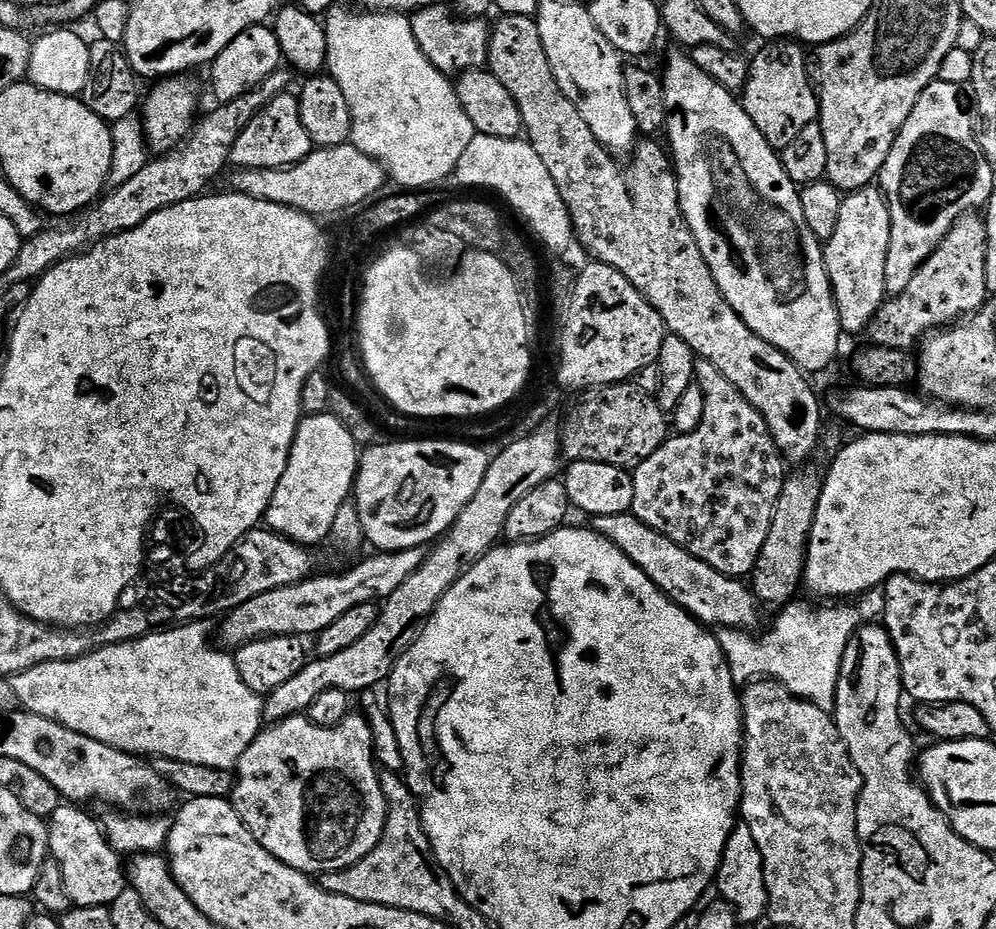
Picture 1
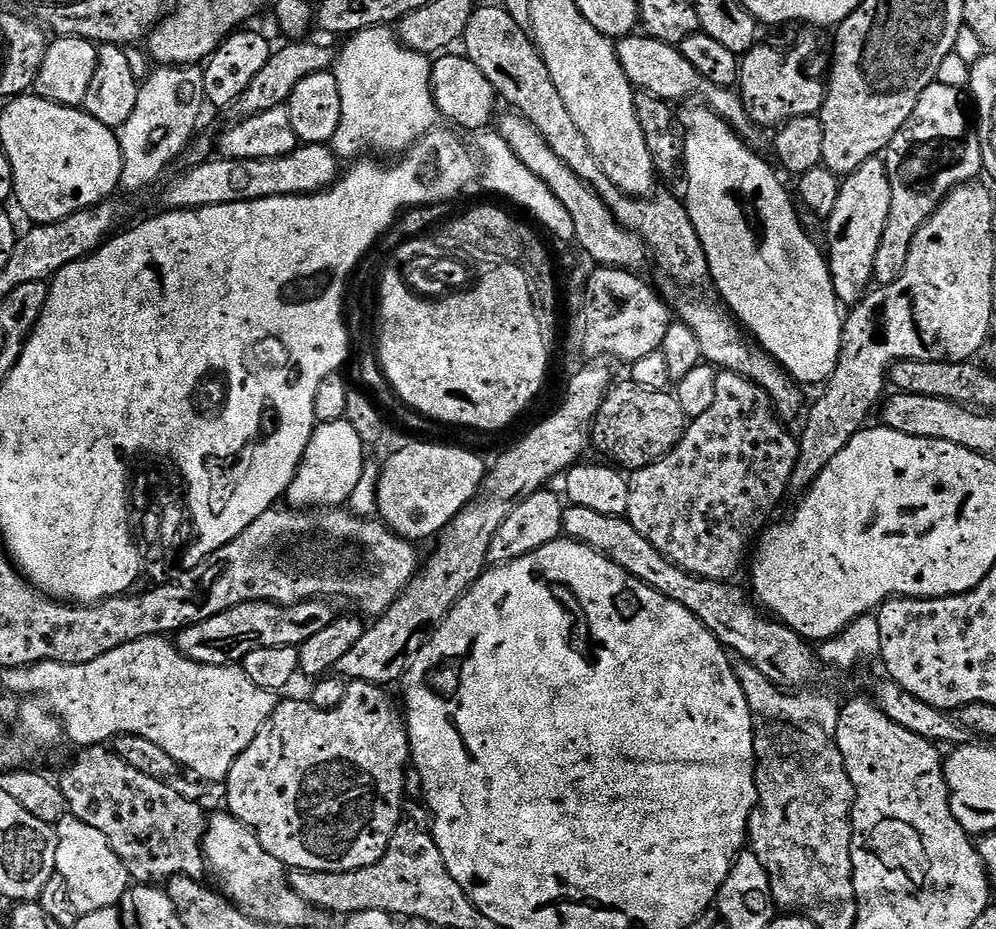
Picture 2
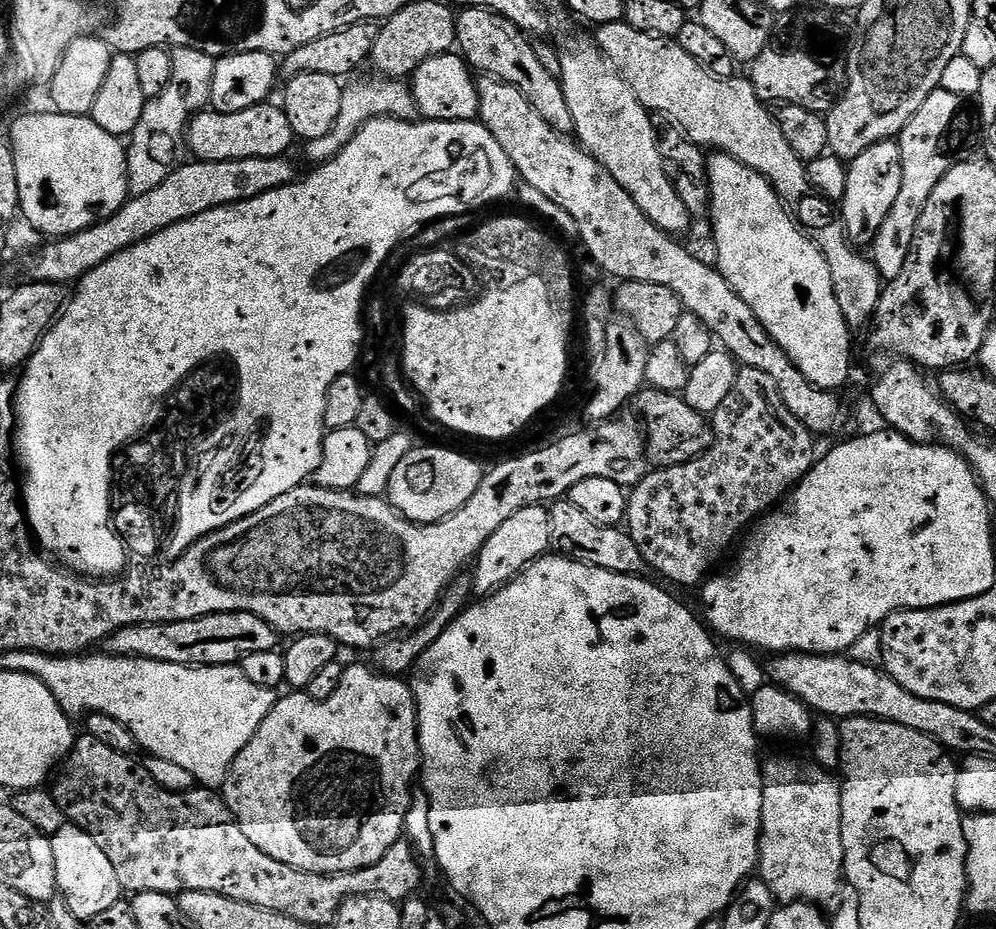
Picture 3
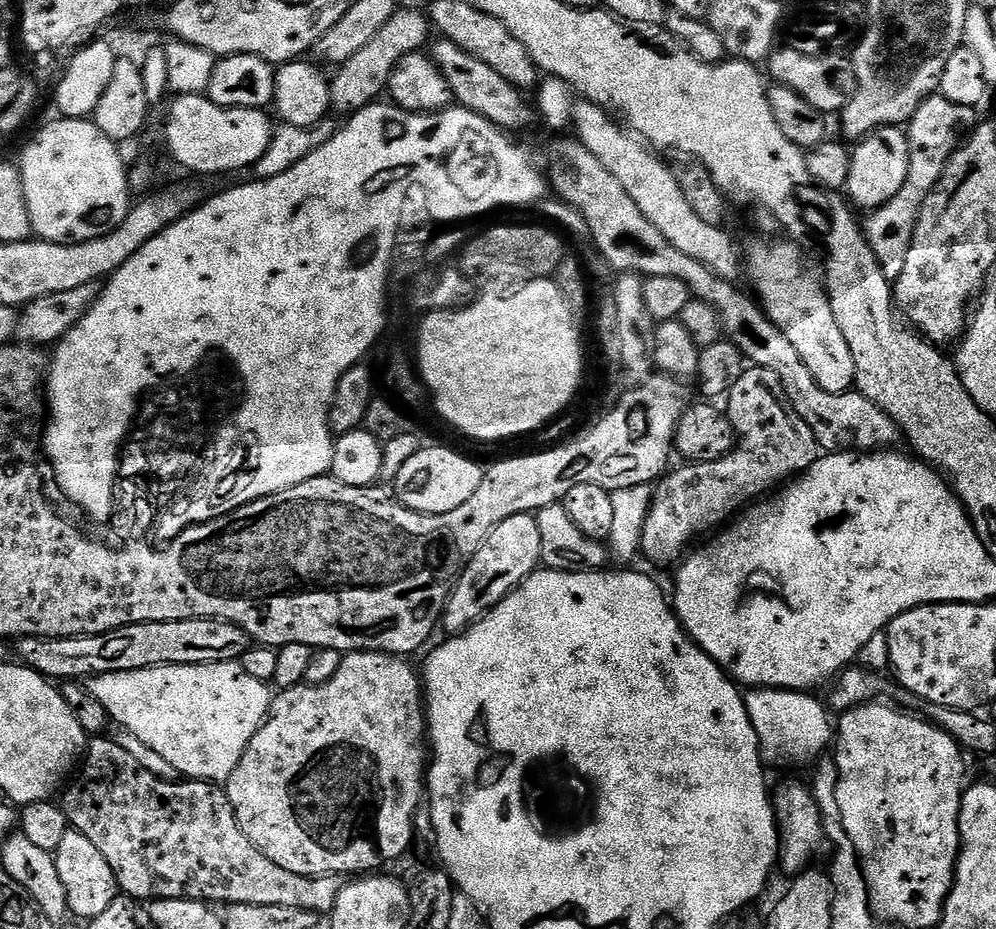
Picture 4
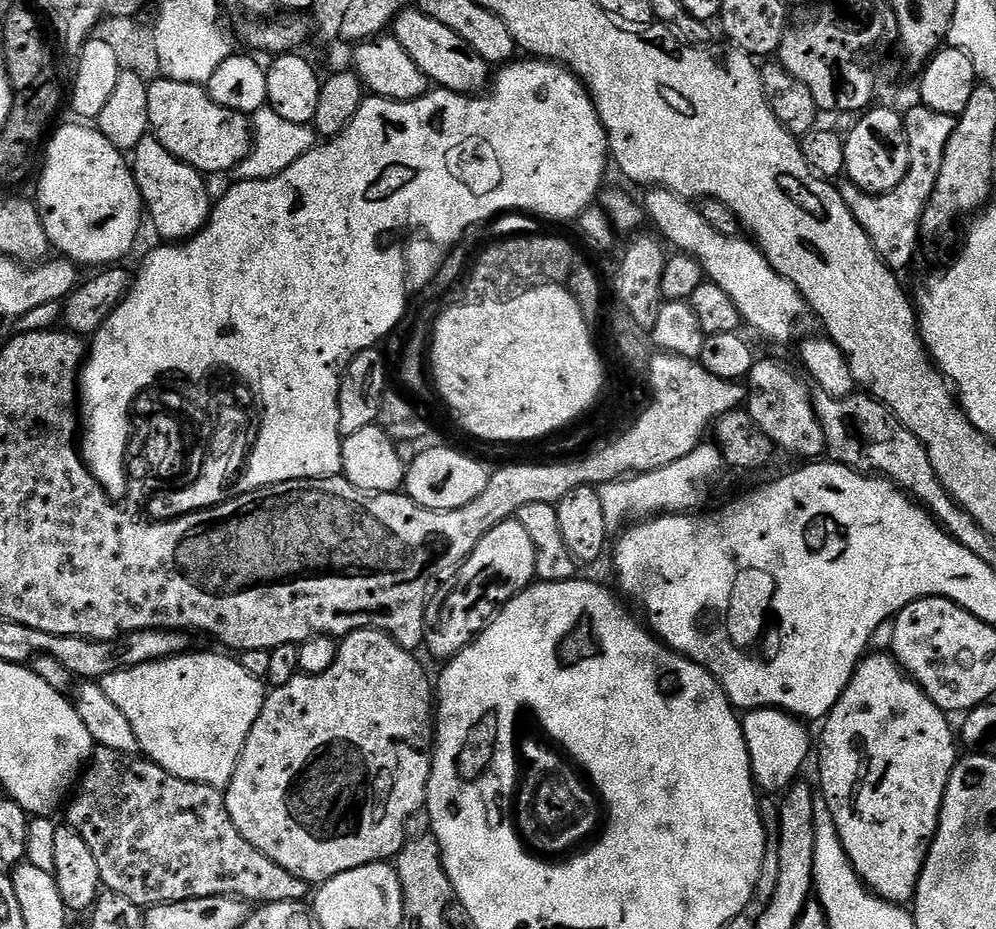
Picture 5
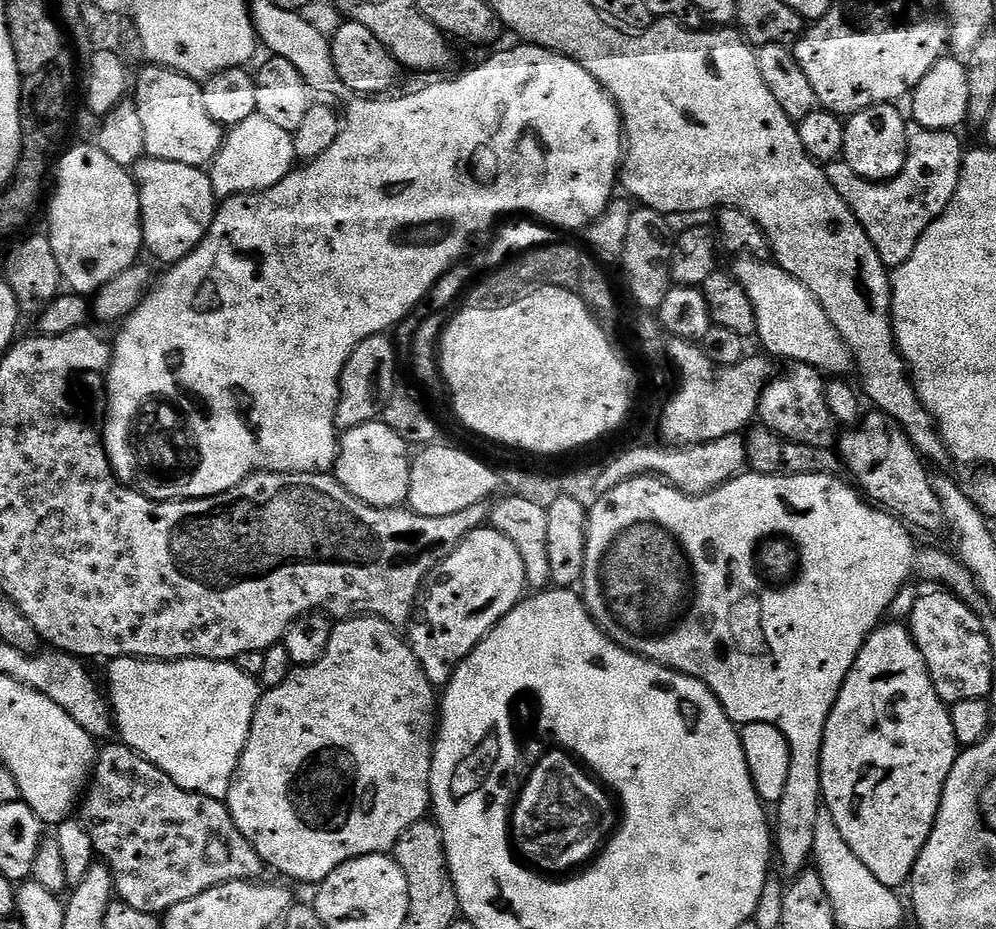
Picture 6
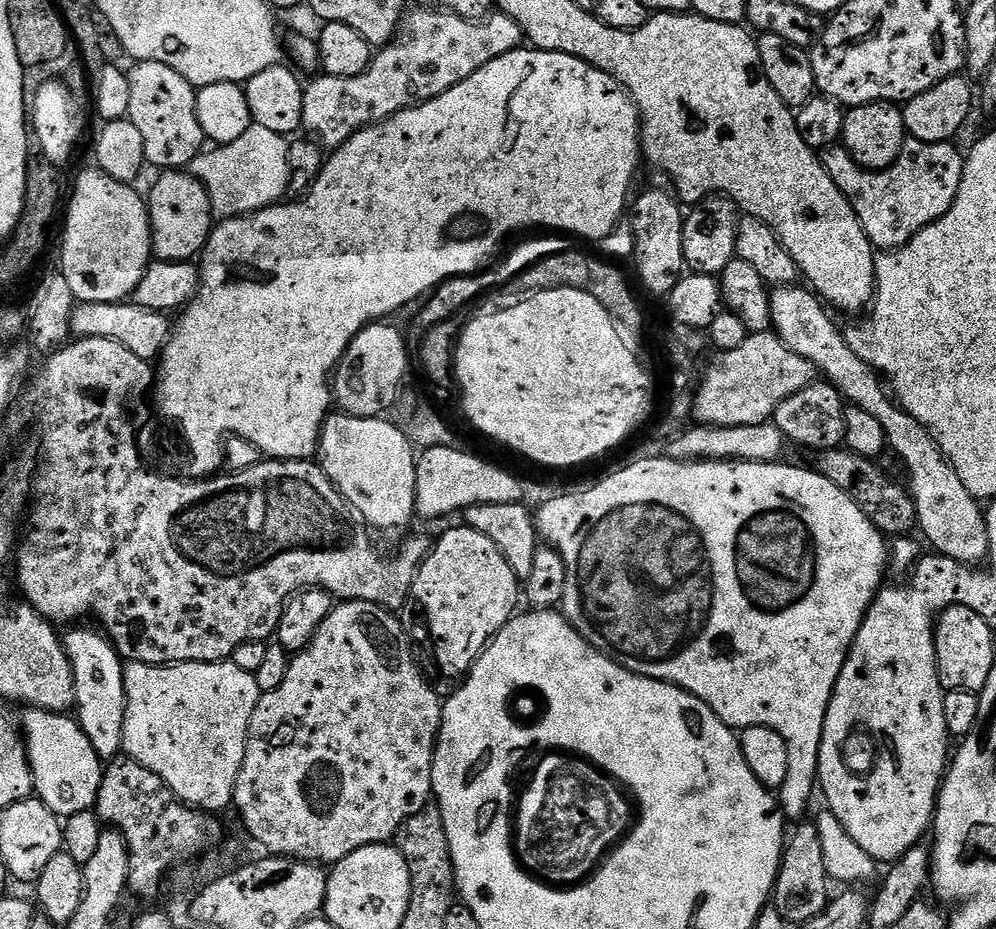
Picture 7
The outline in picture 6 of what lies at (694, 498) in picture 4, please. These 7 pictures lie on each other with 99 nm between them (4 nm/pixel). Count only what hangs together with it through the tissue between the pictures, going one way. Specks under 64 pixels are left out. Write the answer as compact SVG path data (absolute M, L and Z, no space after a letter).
M789 363L784 373L773 375L760 399L758 420L763 427L774 430L794 442L806 442L806 446L831 448L838 440L838 422L832 417L826 402L825 377L814 366Z

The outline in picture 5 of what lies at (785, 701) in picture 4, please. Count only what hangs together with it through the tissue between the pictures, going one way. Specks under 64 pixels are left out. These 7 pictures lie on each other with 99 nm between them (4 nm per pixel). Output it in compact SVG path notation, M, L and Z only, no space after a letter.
M753 708L745 711L742 716L744 725L744 737L746 738L746 750L750 754L750 766L752 767L752 779L759 791L777 792L783 794L797 783L800 771L808 760L808 751L813 751L814 740L808 737L808 732L803 723L789 712L782 712L779 708Z

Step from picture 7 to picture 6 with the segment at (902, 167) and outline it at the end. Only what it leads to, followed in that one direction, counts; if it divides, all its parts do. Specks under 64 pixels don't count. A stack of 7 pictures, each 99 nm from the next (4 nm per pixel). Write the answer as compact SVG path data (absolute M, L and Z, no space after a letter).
M908 125L908 157L902 170L892 180L867 180L854 170L845 160L838 159L827 165L830 186L842 194L842 202L850 206L854 218L866 230L870 242L874 242L874 250L878 250L878 258L882 258L885 268L894 270L914 254L914 246L918 246L918 238L940 217L950 206L950 198L958 190L960 171L966 151L960 145L955 131L924 129L922 126Z

